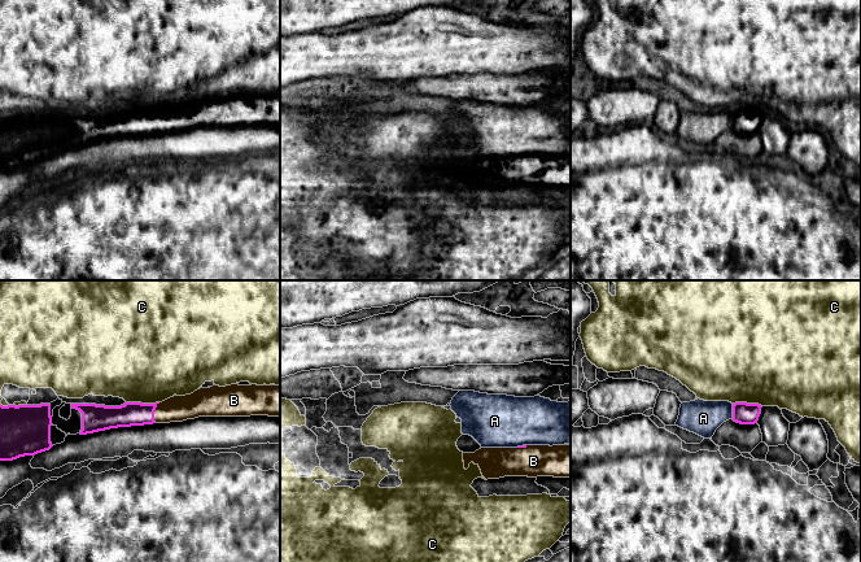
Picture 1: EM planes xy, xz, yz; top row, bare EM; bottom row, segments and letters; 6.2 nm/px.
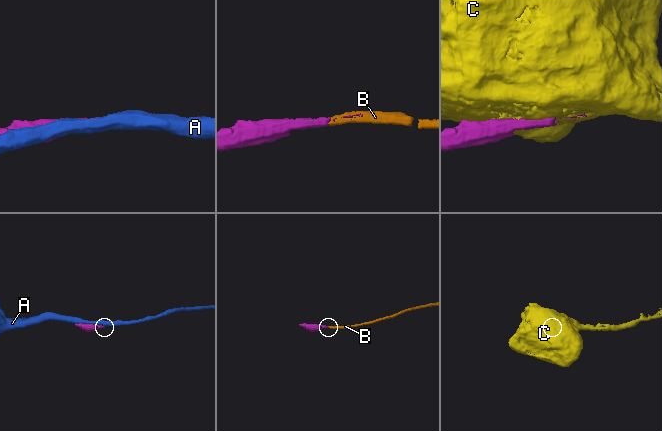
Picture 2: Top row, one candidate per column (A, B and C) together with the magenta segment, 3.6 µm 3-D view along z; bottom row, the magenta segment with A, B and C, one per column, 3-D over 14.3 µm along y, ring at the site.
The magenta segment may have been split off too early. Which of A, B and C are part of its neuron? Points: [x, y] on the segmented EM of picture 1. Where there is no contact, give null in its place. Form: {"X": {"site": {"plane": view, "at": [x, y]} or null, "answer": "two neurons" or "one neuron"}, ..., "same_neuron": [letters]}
{"A": {"site": {"plane": "yz", "at": [733, 412]}, "answer": "two neurons"}, "B": {"site": {"plane": "xy", "at": [153, 413]}, "answer": "one neuron"}, "C": {"site": {"plane": "xy", "at": [143, 404]}, "answer": "two neurons"}, "same_neuron": ["B"]}

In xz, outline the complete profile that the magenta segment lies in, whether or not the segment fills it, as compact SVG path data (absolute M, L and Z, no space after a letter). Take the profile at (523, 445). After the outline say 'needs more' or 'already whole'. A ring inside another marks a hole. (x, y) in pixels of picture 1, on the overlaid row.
M523 445L517 448L481 448L463 453L464 469L473 462L488 479L504 476L571 478L571 445Z | needs more

